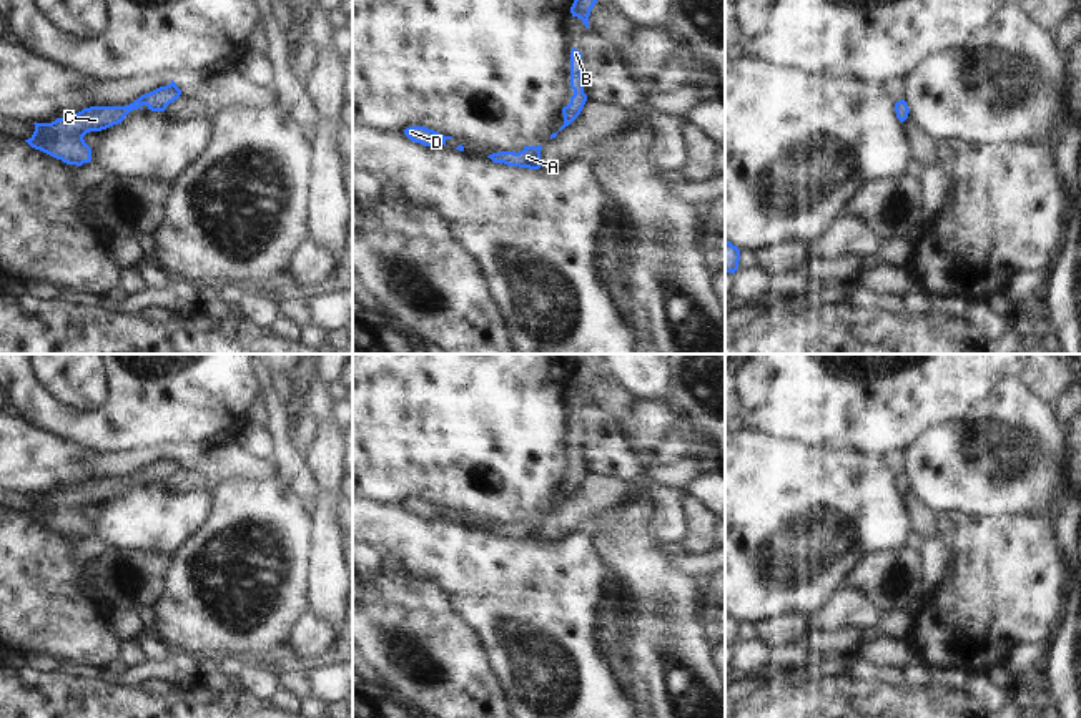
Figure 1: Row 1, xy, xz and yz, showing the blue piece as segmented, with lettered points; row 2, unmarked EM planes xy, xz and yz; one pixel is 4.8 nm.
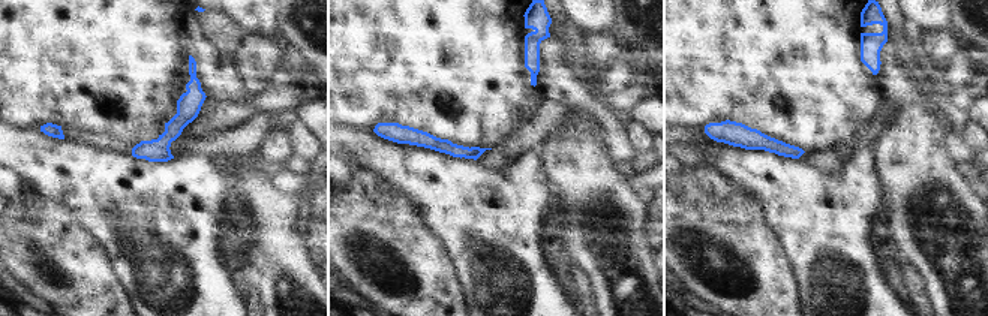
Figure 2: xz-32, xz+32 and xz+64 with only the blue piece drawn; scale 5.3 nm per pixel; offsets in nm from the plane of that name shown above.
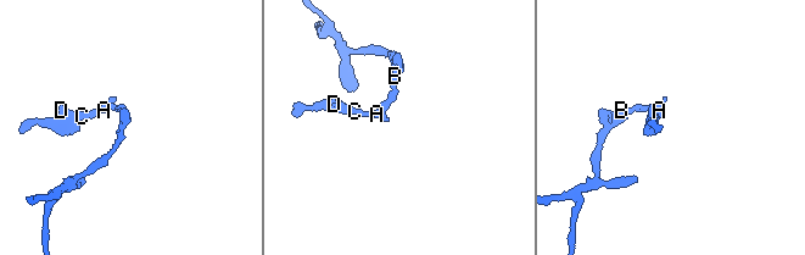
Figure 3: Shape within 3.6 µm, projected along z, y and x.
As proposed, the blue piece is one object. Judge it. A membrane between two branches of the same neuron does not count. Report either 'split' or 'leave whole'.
leave whole

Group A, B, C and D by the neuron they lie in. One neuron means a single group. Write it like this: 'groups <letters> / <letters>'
groups A B C D

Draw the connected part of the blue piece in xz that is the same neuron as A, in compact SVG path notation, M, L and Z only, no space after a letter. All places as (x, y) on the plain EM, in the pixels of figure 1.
M524 519L522 524L499 524L492 525L487 530L491 530L494 535L504 535L507 538L519 538L519 540L529 540L529 542L539 542L540 537L540 522L542 519Z

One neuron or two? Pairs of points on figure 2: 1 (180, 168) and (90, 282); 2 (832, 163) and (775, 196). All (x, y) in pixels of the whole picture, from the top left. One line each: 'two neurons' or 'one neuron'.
1: two neurons
2: two neurons

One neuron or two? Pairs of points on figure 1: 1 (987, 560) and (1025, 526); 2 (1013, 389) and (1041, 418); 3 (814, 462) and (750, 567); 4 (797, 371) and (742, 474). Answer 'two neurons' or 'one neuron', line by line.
1: one neuron
2: one neuron
3: one neuron
4: two neurons

